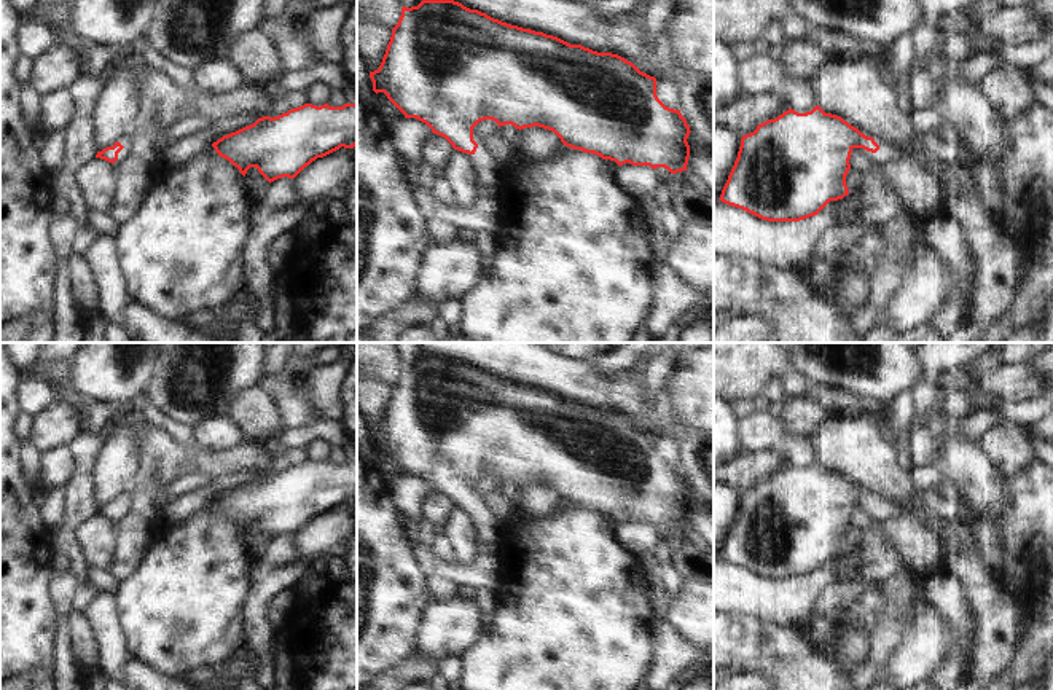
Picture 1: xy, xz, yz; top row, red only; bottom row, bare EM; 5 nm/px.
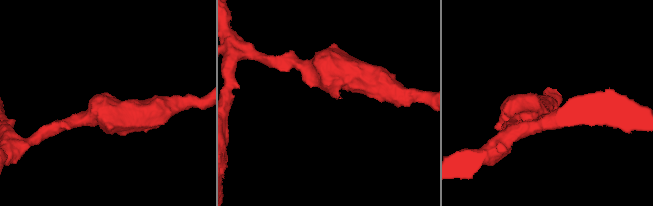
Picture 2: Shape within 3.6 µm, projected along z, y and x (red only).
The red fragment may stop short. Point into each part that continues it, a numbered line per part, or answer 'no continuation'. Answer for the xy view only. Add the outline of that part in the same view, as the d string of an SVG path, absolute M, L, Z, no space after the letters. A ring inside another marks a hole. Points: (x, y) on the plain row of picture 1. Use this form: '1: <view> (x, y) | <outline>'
1: xy (125, 497) | M121 492L115 499L112 499L108 504L113 504L116 499L119 499L124 505L118 510L118 516L113 521L116 524L124 524L124 523L127 523L132 500L131 500L131 496L127 492Z

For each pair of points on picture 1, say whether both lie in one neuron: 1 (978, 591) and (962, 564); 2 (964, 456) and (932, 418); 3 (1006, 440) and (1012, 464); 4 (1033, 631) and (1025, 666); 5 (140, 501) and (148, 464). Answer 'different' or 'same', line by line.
1: same
2: different
3: same
4: same
5: same

